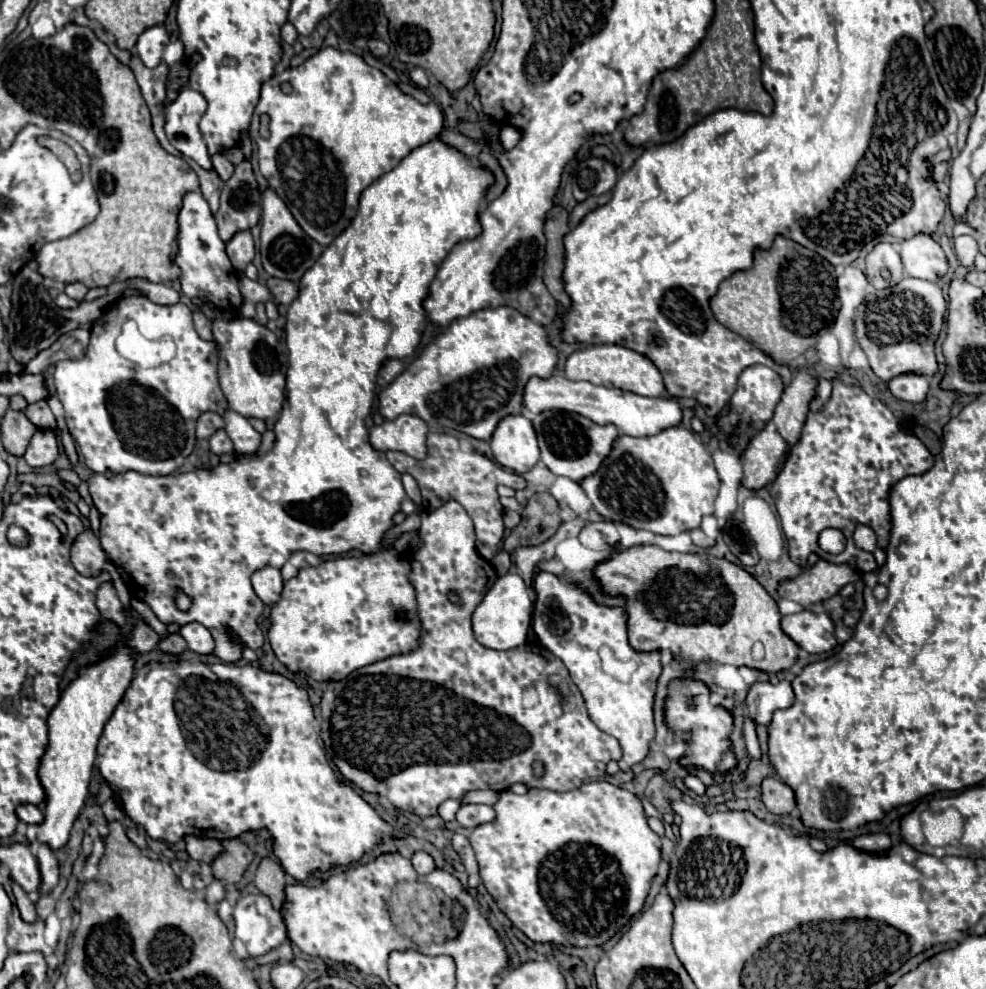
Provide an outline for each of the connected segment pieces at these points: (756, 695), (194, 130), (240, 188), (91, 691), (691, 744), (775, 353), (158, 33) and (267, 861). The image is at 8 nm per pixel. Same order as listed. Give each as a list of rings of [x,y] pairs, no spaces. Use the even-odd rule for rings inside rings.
[[[780,680],[776,686],[770,682],[756,682],[750,686],[746,708],[756,724],[770,724],[774,710],[790,708],[794,702],[794,692],[788,680]]]
[[[184,86],[178,98],[166,106],[166,136],[184,156],[190,156],[204,170],[212,170],[212,160],[202,140],[200,118],[206,112],[206,100],[200,92]]]
[[[240,162],[234,174],[220,186],[220,210],[216,224],[220,238],[228,242],[236,232],[250,230],[258,224],[262,212],[260,188],[250,162]]]
[[[136,612],[132,614],[138,622],[130,632],[128,648],[120,644],[118,650],[106,660],[82,668],[80,676],[74,682],[70,682],[70,686],[62,692],[62,698],[56,704],[56,708],[50,712],[50,718],[48,718],[50,744],[40,764],[40,782],[46,790],[46,808],[44,808],[46,818],[42,824],[28,826],[26,830],[28,842],[44,842],[54,850],[62,848],[68,842],[72,824],[78,818],[80,810],[84,808],[84,802],[88,796],[98,738],[102,734],[104,724],[112,716],[116,704],[122,700],[126,688],[132,682],[134,652],[146,654],[152,648],[156,648],[160,642],[158,634],[142,618],[138,618]]]
[[[692,678],[670,680],[668,696],[664,702],[664,724],[676,734],[688,734],[686,752],[678,760],[682,768],[702,768],[712,774],[730,774],[738,766],[738,758],[730,742],[734,718],[724,706],[710,702],[710,688],[706,682]]]
[[[776,236],[770,250],[758,248],[754,252],[752,268],[738,270],[720,284],[718,292],[710,298],[710,308],[722,326],[744,336],[776,362],[788,364],[790,360],[800,358],[804,350],[812,348],[818,342],[818,334],[836,320],[836,280],[830,264],[820,254],[806,250],[784,236]],[[782,268],[784,280],[780,278],[778,292],[776,278],[782,274]]]
[[[164,24],[144,30],[136,42],[136,52],[144,66],[156,68],[162,62],[162,52],[168,42],[170,38]]]
[[[262,858],[256,876],[254,876],[256,888],[266,894],[274,908],[280,910],[284,904],[284,888],[286,888],[286,874],[280,868],[280,864],[274,858]]]

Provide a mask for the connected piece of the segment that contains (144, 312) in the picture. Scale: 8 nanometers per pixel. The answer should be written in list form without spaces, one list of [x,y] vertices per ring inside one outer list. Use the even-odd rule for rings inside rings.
[[[130,296],[116,300],[104,316],[90,330],[90,346],[86,356],[80,360],[62,360],[56,364],[54,384],[56,396],[66,410],[68,430],[84,456],[84,462],[94,472],[126,472],[136,470],[140,474],[164,476],[176,472],[184,460],[190,456],[196,444],[194,426],[202,412],[224,414],[228,402],[218,384],[218,354],[214,342],[202,340],[192,324],[192,310],[178,302],[172,306],[160,306],[150,302],[146,296]],[[126,320],[136,320],[138,328],[146,334],[170,334],[176,342],[174,360],[160,364],[156,368],[140,368],[134,362],[122,358],[116,350],[116,338]]]

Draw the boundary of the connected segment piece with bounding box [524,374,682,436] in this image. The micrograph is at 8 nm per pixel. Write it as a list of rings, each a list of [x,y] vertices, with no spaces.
[[[552,374],[548,380],[530,378],[524,388],[524,406],[532,414],[540,414],[544,410],[568,410],[590,418],[596,424],[614,424],[620,434],[628,436],[652,436],[662,432],[664,428],[678,426],[682,420],[682,408],[676,398],[648,398],[638,396],[634,392],[594,386],[590,382],[574,382],[564,378],[562,374]]]

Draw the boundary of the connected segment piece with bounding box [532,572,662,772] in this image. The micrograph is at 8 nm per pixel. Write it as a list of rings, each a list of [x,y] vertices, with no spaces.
[[[538,572],[536,580],[534,580],[534,590],[536,590],[536,602],[534,602],[534,614],[532,614],[532,630],[536,632],[536,636],[544,644],[544,648],[548,648],[568,668],[574,684],[582,692],[590,720],[606,734],[618,738],[622,752],[624,752],[624,756],[618,760],[618,766],[624,772],[630,770],[634,764],[638,764],[646,758],[650,740],[656,734],[652,704],[654,704],[656,680],[662,670],[660,652],[636,652],[628,642],[626,608],[596,604],[592,600],[592,596],[580,584],[564,582],[550,572]]]

